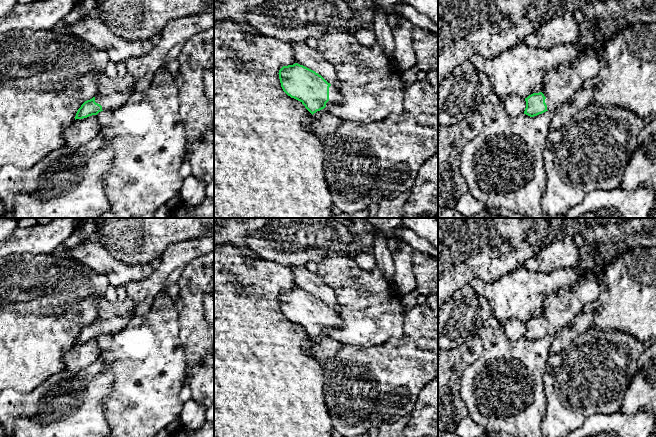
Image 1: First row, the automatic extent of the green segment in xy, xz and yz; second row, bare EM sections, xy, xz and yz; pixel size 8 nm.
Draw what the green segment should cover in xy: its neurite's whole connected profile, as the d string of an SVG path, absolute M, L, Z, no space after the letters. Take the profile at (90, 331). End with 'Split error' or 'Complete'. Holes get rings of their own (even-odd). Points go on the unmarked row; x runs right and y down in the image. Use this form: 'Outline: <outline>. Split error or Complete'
Outline: M103 296L98 303L96 319L85 325L78 333L75 344L97 339L103 334L120 332L132 319L136 303L127 296L124 300L109 302Z. Split error

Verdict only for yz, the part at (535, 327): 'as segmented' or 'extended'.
extended

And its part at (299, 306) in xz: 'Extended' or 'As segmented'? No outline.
Extended

